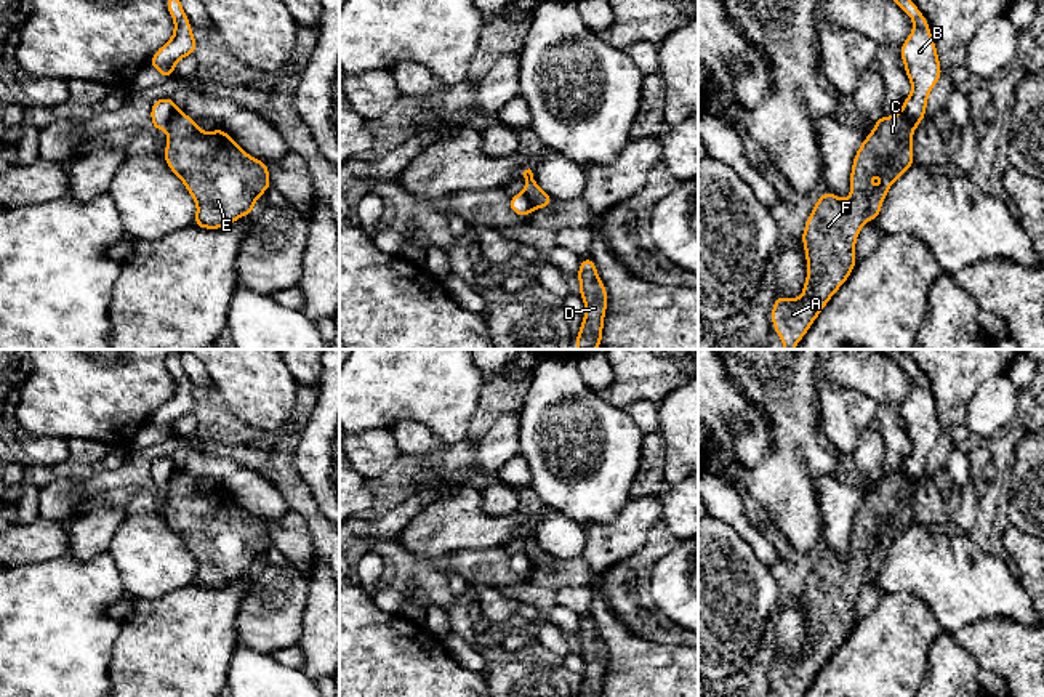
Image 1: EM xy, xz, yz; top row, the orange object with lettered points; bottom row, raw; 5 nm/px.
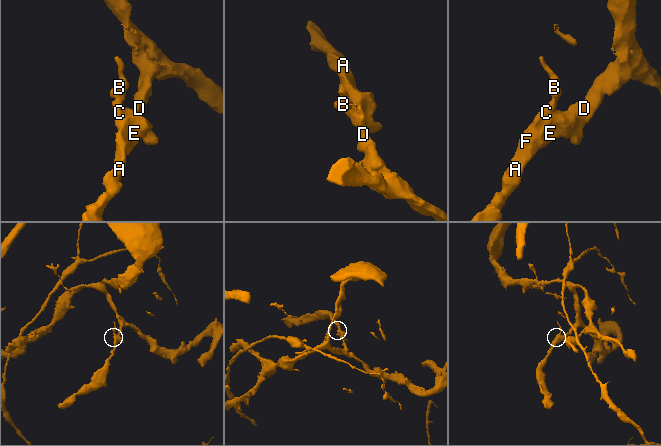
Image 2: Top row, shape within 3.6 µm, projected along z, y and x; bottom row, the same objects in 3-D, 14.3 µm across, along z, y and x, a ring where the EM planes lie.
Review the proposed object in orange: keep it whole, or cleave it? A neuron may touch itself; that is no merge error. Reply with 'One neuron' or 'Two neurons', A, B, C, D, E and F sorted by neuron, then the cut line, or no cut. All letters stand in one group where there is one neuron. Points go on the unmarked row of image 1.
Two neurons. Groups: A C D E F / B. Split along xy (178, 468), (165, 487)

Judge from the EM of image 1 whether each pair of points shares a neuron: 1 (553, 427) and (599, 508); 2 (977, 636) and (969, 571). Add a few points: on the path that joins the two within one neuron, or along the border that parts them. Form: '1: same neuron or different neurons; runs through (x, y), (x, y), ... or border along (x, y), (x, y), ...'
1: same neuron; runs through (574, 447), (583, 457), (591, 487)
2: different neurons; border along (1014, 620), (980, 619), (953, 633)

